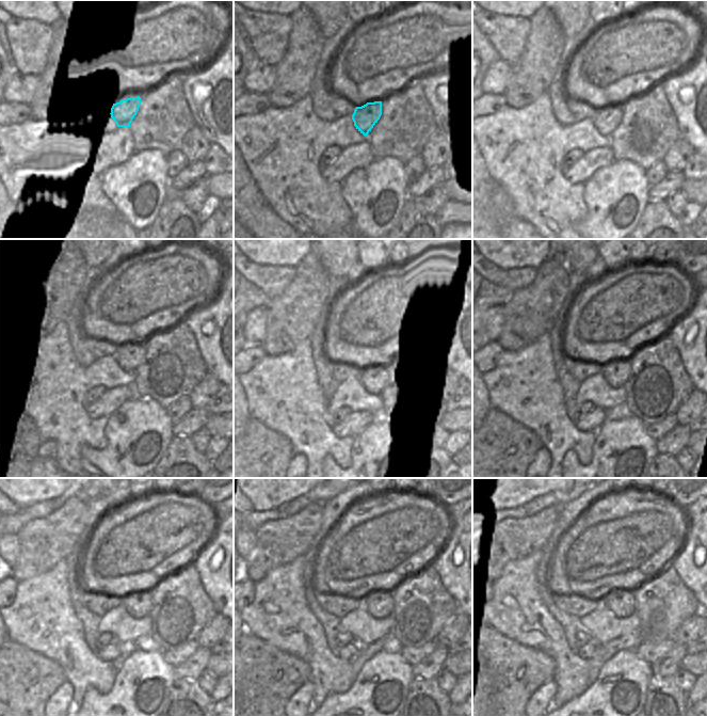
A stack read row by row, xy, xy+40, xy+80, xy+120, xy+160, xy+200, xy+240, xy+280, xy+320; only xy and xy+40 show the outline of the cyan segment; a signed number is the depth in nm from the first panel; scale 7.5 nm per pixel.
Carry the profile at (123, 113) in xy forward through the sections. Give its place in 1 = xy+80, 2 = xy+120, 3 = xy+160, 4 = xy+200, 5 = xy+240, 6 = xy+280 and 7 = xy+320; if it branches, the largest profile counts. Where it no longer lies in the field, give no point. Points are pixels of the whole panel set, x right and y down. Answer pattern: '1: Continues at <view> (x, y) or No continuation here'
1: Continues at xy+80 (607, 117)
2: Continues at xy+120 (128, 359)
3: Continues at xy+160 (373, 378)
4: Continues at xy+200 (615, 370)
5: Continues at xy+240 (139, 604)
6: Continues at xy+280 (379, 604)
7: Continues at xy+320 (620, 603)

